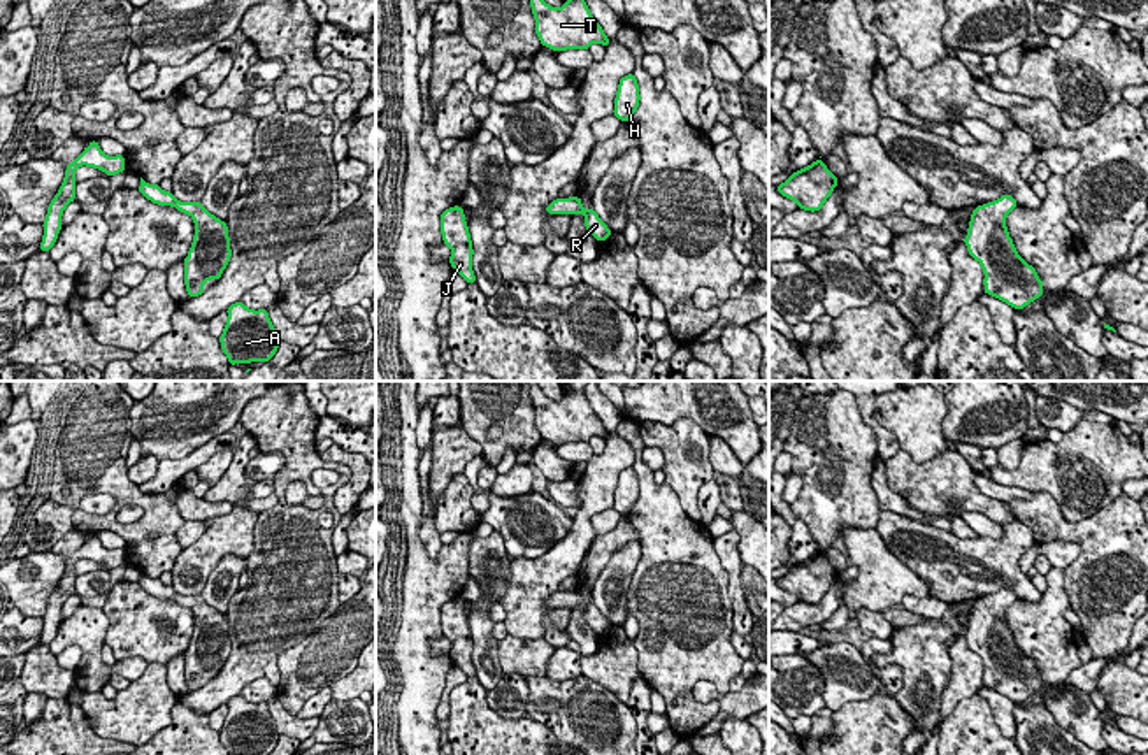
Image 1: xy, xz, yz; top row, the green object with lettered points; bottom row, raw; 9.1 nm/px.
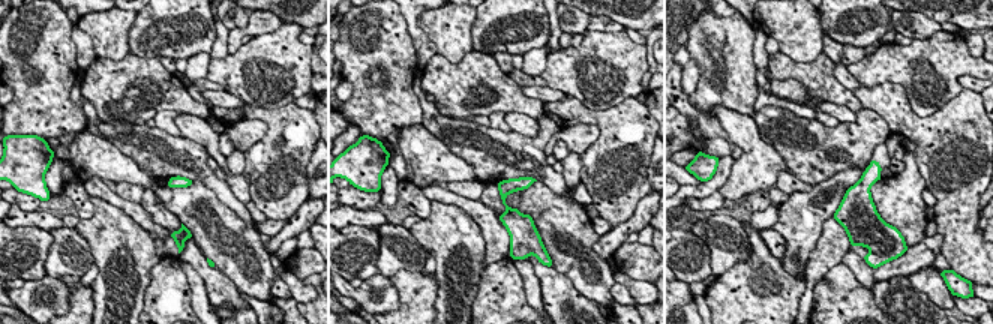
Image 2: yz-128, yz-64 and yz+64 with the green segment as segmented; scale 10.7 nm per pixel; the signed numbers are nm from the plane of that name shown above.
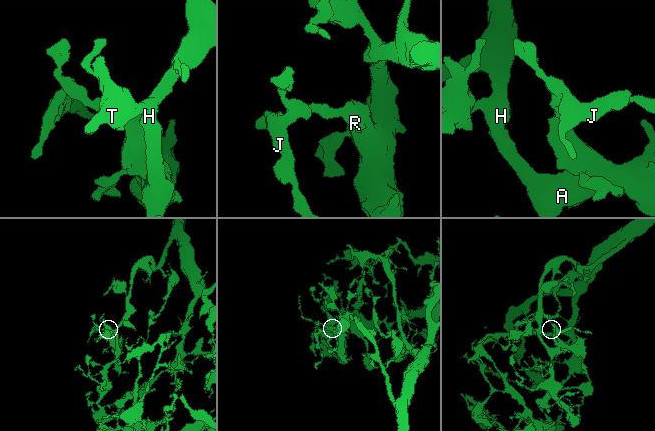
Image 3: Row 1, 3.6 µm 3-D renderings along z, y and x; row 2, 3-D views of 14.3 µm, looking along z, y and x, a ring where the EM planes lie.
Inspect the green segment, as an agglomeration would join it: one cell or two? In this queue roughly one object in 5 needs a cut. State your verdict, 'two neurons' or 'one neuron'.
one neuron

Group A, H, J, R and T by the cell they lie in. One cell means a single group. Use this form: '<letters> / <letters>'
A H J R T

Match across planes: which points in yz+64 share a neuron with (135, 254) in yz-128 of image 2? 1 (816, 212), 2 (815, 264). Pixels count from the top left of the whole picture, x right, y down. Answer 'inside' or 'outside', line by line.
1: inside
2: outside

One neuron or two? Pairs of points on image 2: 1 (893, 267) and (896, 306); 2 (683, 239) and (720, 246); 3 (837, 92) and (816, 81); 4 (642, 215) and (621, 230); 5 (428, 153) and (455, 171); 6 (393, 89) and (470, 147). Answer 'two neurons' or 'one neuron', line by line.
1: two neurons
2: two neurons
3: one neuron
4: one neuron
5: one neuron
6: two neurons

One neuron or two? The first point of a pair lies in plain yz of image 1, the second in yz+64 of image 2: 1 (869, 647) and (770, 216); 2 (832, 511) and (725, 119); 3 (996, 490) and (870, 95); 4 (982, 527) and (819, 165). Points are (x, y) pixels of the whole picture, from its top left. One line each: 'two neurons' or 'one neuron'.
1: one neuron
2: two neurons
3: two neurons
4: two neurons

